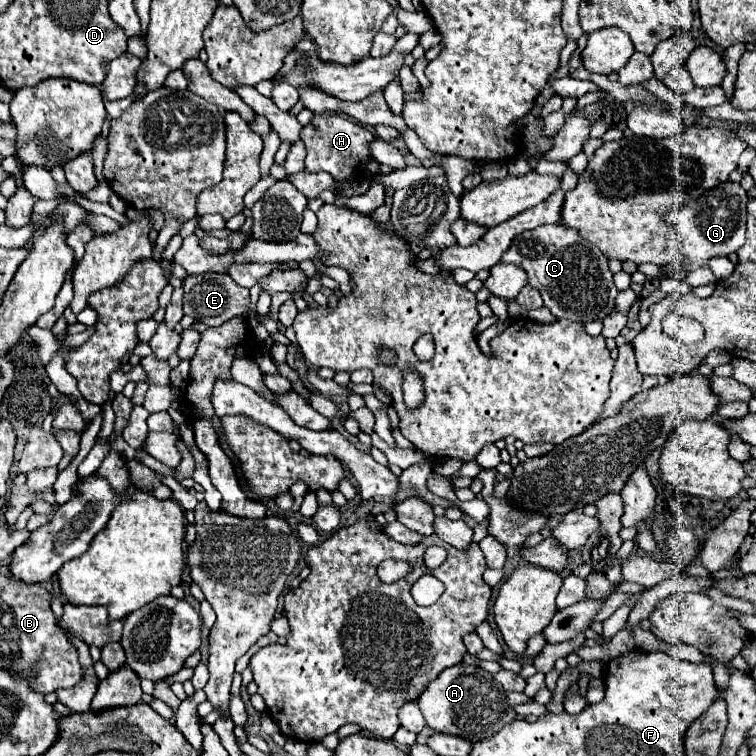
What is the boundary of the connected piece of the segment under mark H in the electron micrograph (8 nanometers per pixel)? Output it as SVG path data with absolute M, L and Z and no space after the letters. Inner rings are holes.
M316 115L310 125L306 125L300 133L306 143L306 169L308 171L326 171L336 181L352 181L362 179L362 163L370 159L370 141L376 139L370 129L340 117L340 115Z

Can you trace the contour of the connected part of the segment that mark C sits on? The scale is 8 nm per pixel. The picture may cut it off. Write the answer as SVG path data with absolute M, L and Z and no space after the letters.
M542 225L514 237L510 249L502 257L504 263L520 265L528 273L530 287L538 289L544 307L556 319L570 321L602 321L616 307L618 289L608 269L608 257L580 237L580 233L566 225Z

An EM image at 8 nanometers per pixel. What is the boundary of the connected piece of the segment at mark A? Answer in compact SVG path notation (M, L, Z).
M466 663L444 669L418 697L418 705L428 727L438 733L452 733L468 741L480 741L500 731L506 723L516 719L514 707L524 701L530 701L524 693L506 693L490 673Z

